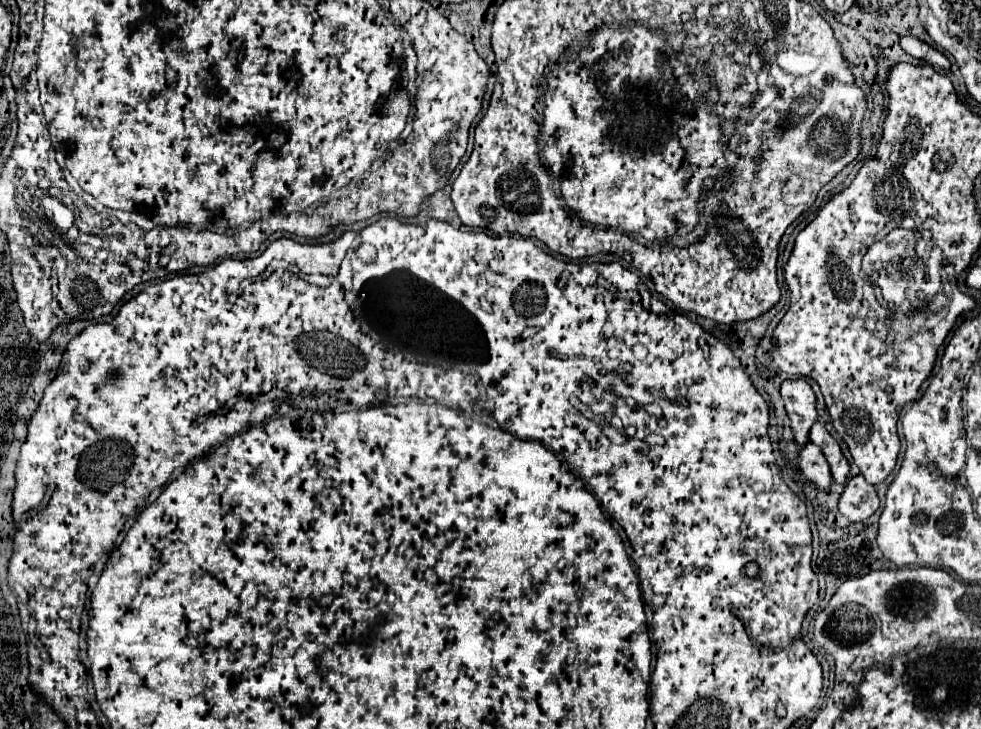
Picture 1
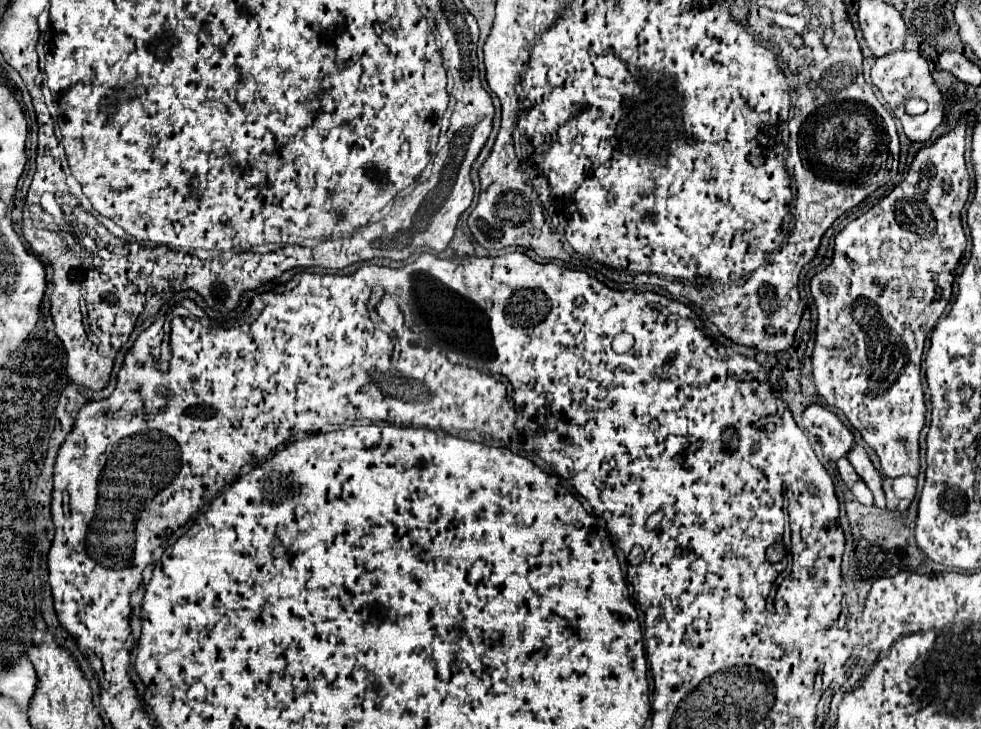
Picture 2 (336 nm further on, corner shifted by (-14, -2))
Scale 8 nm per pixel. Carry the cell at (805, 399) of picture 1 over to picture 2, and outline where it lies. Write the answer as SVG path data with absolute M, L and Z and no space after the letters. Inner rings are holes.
M811 404L803 412L803 426L811 436L819 438L827 460L837 462L839 458L847 456L847 452L855 444L853 432L831 410L819 404Z

